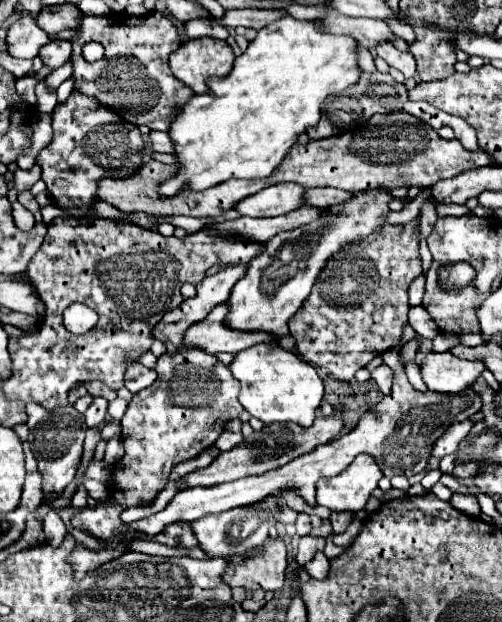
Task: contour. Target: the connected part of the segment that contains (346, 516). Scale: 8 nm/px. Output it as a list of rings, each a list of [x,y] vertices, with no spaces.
[[[344,510],[344,512],[330,512],[328,520],[332,524],[334,534],[342,534],[348,528],[348,524],[352,522],[352,518],[354,518],[354,514],[348,512],[348,510]]]

